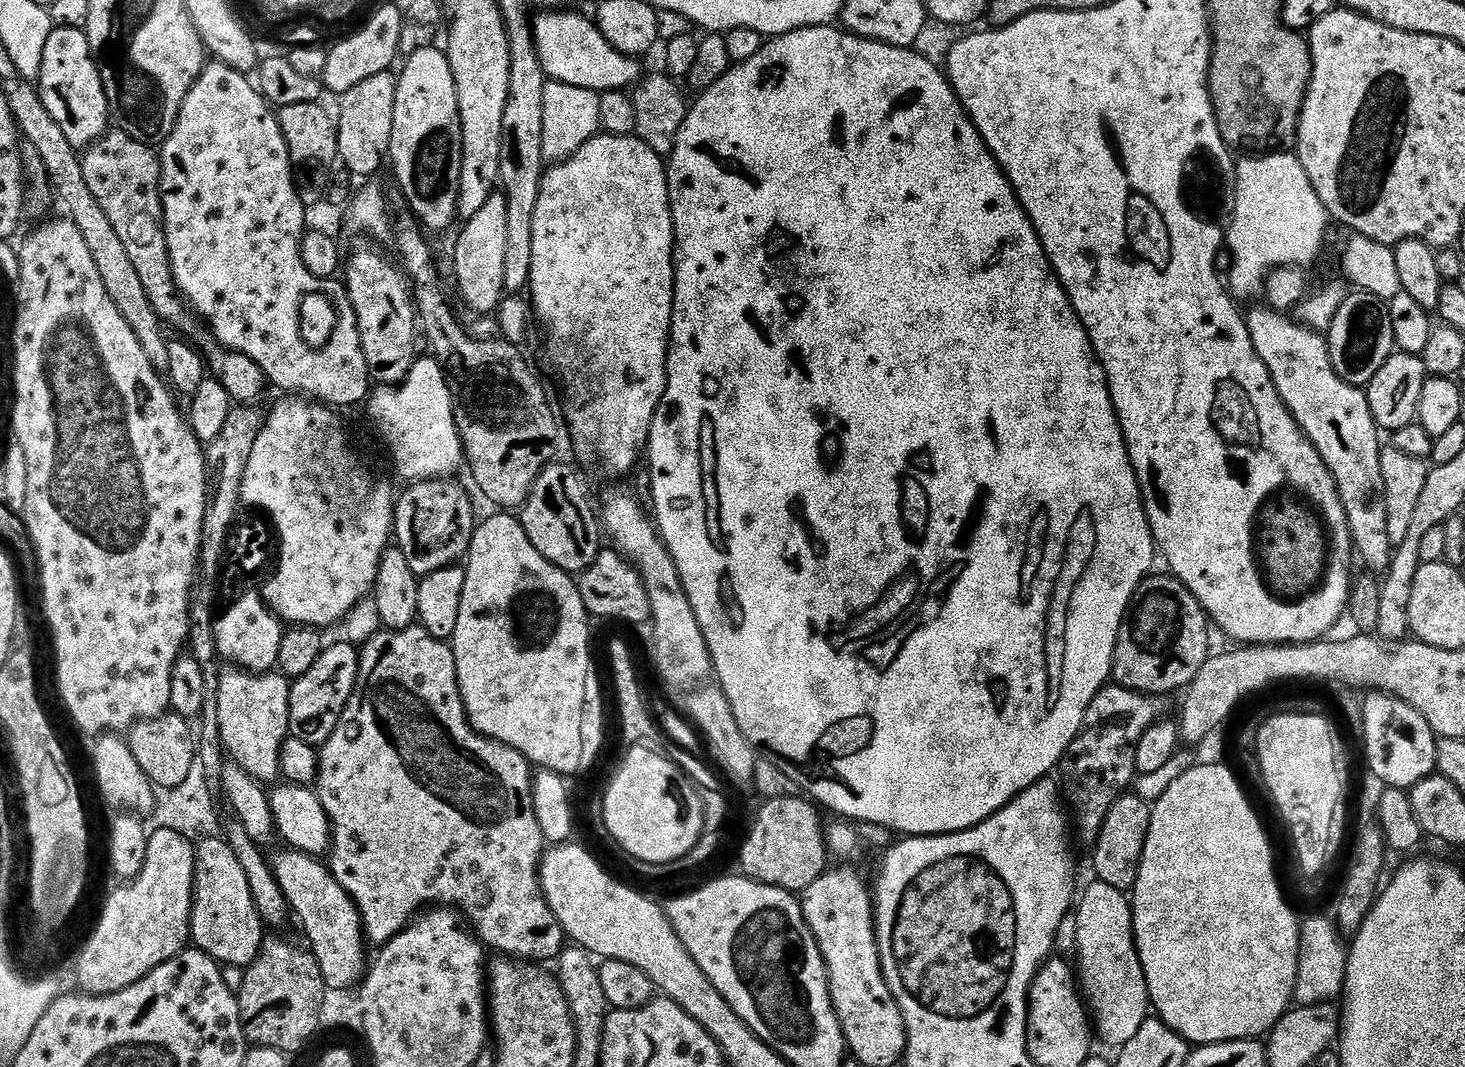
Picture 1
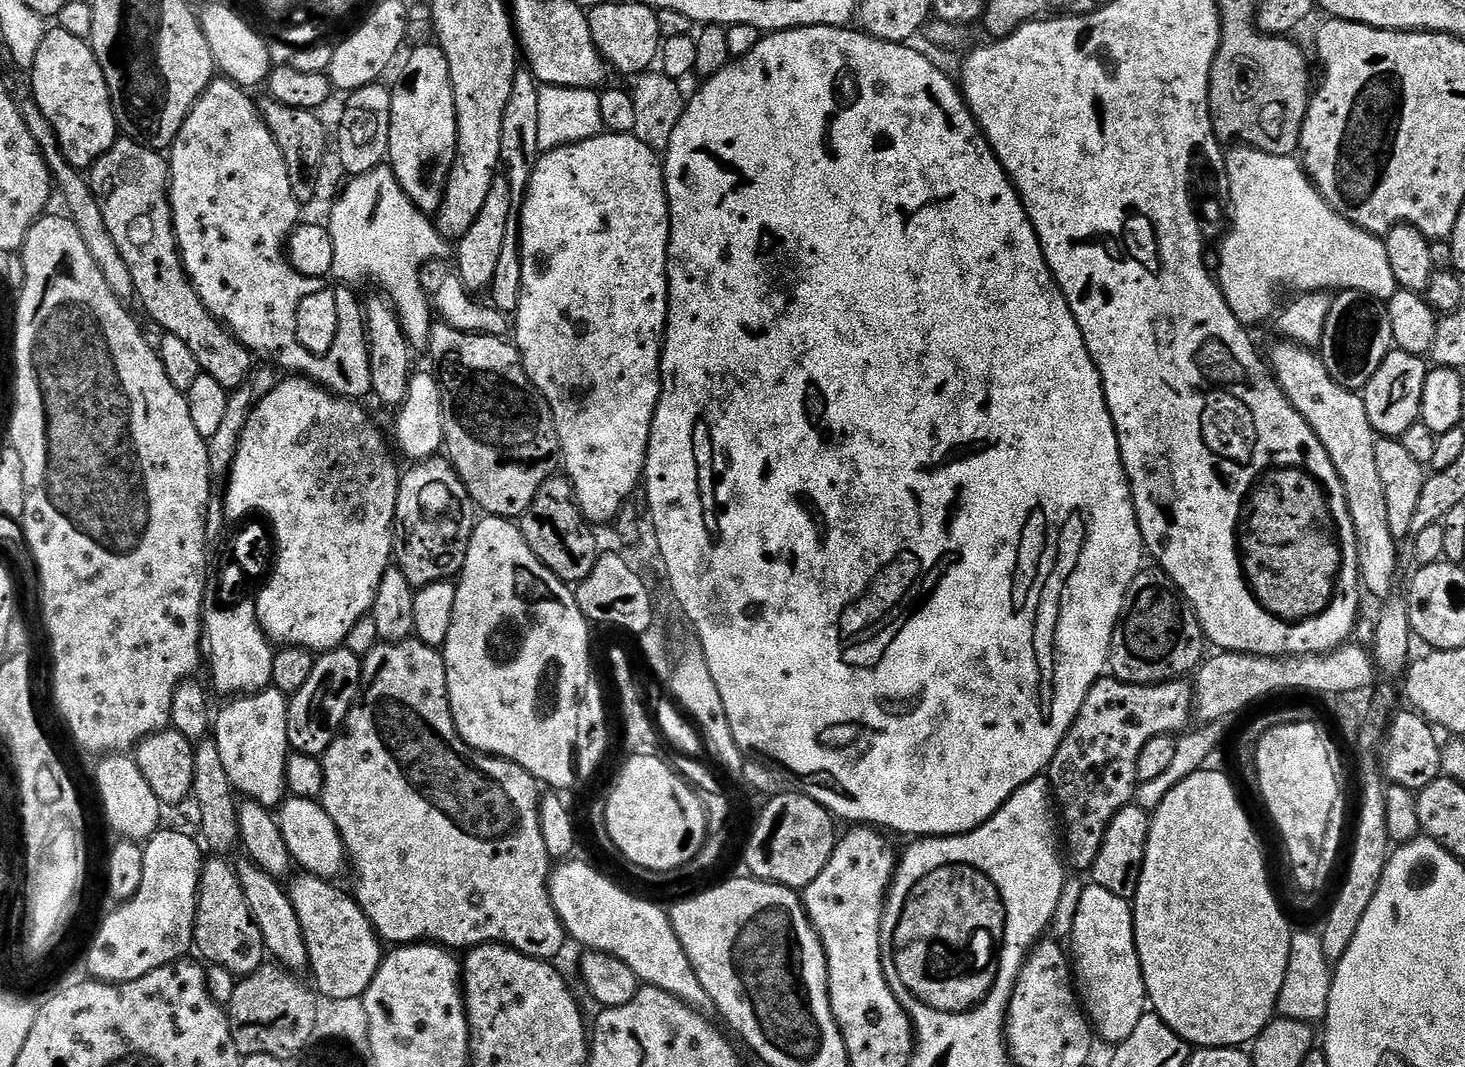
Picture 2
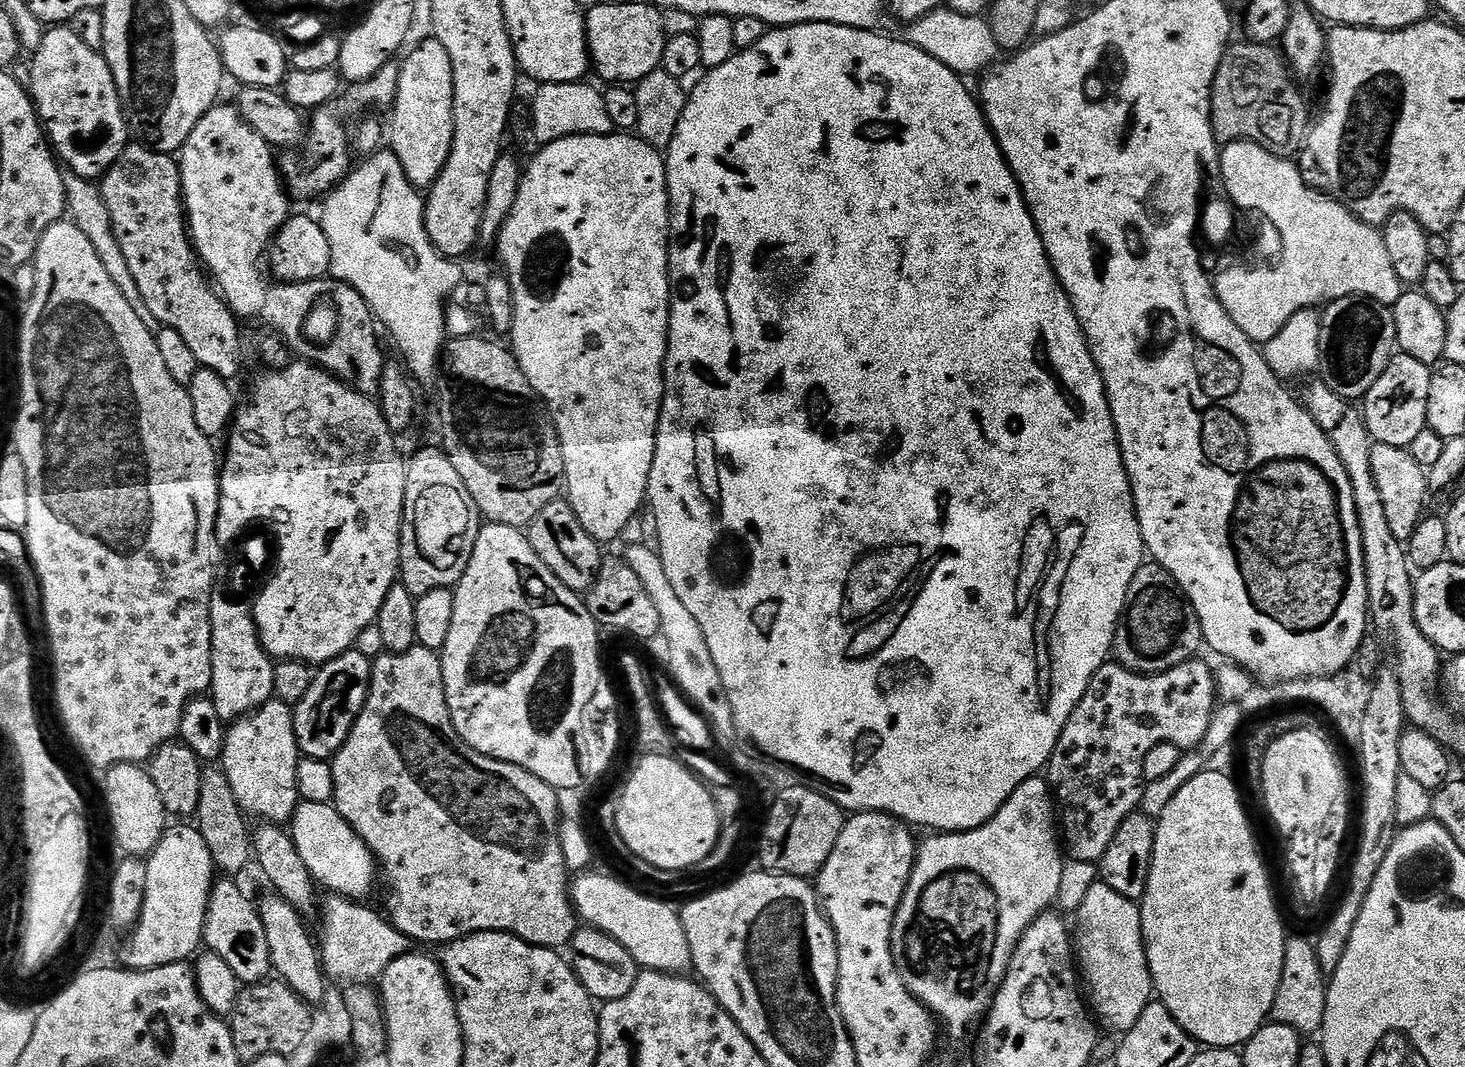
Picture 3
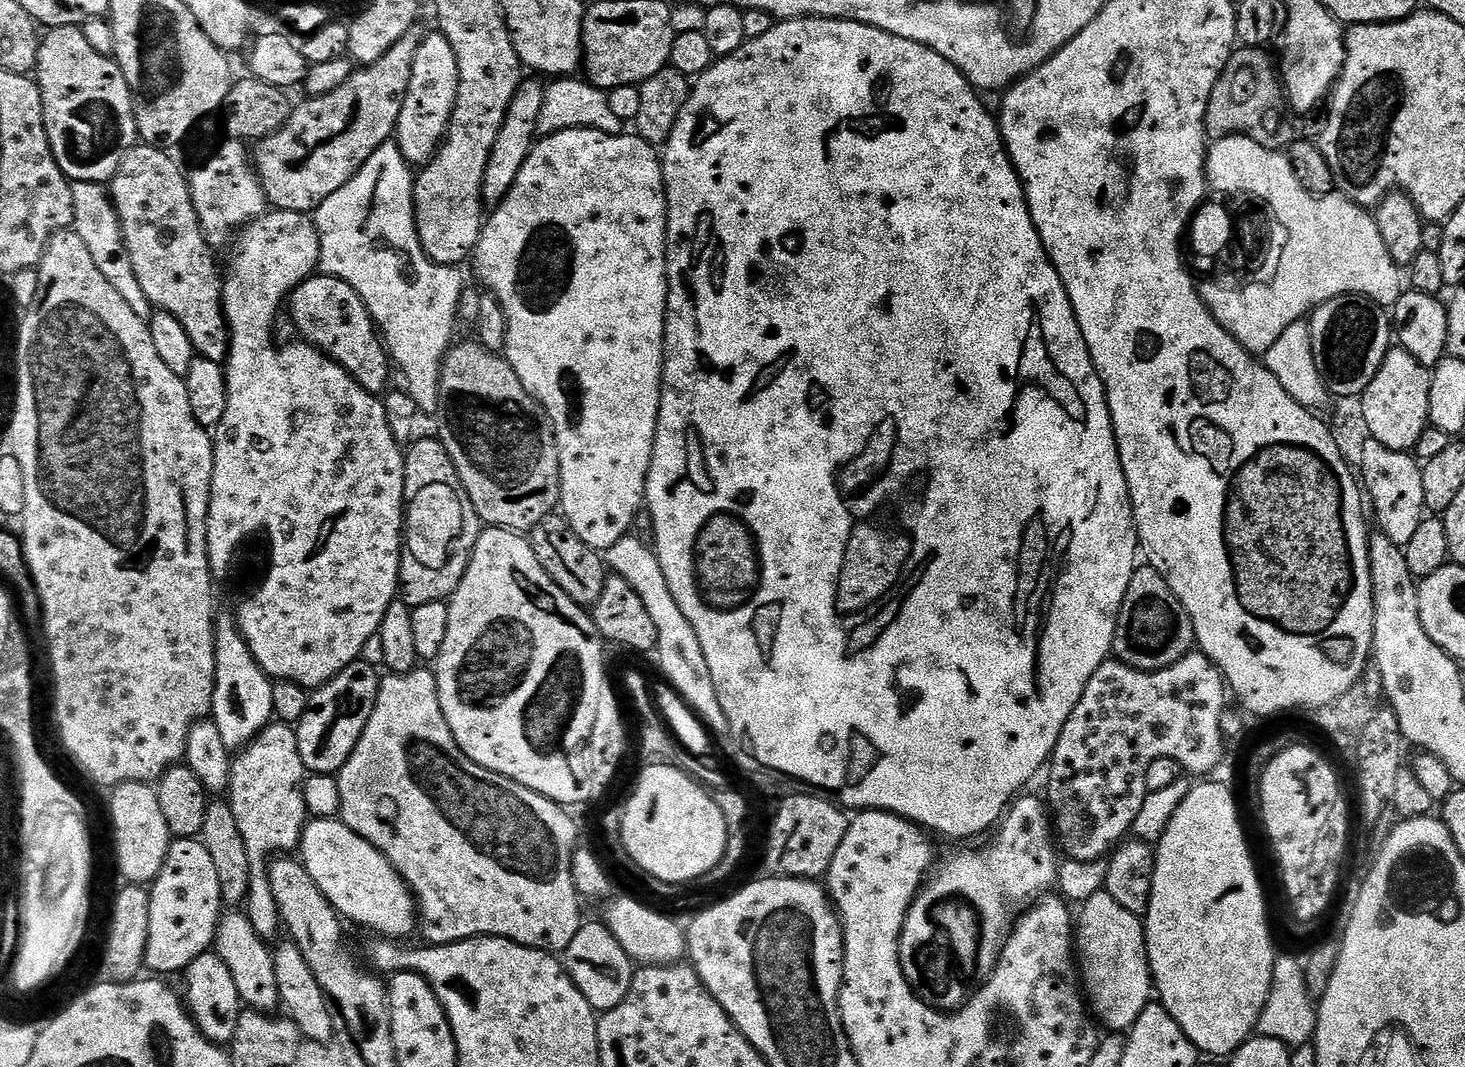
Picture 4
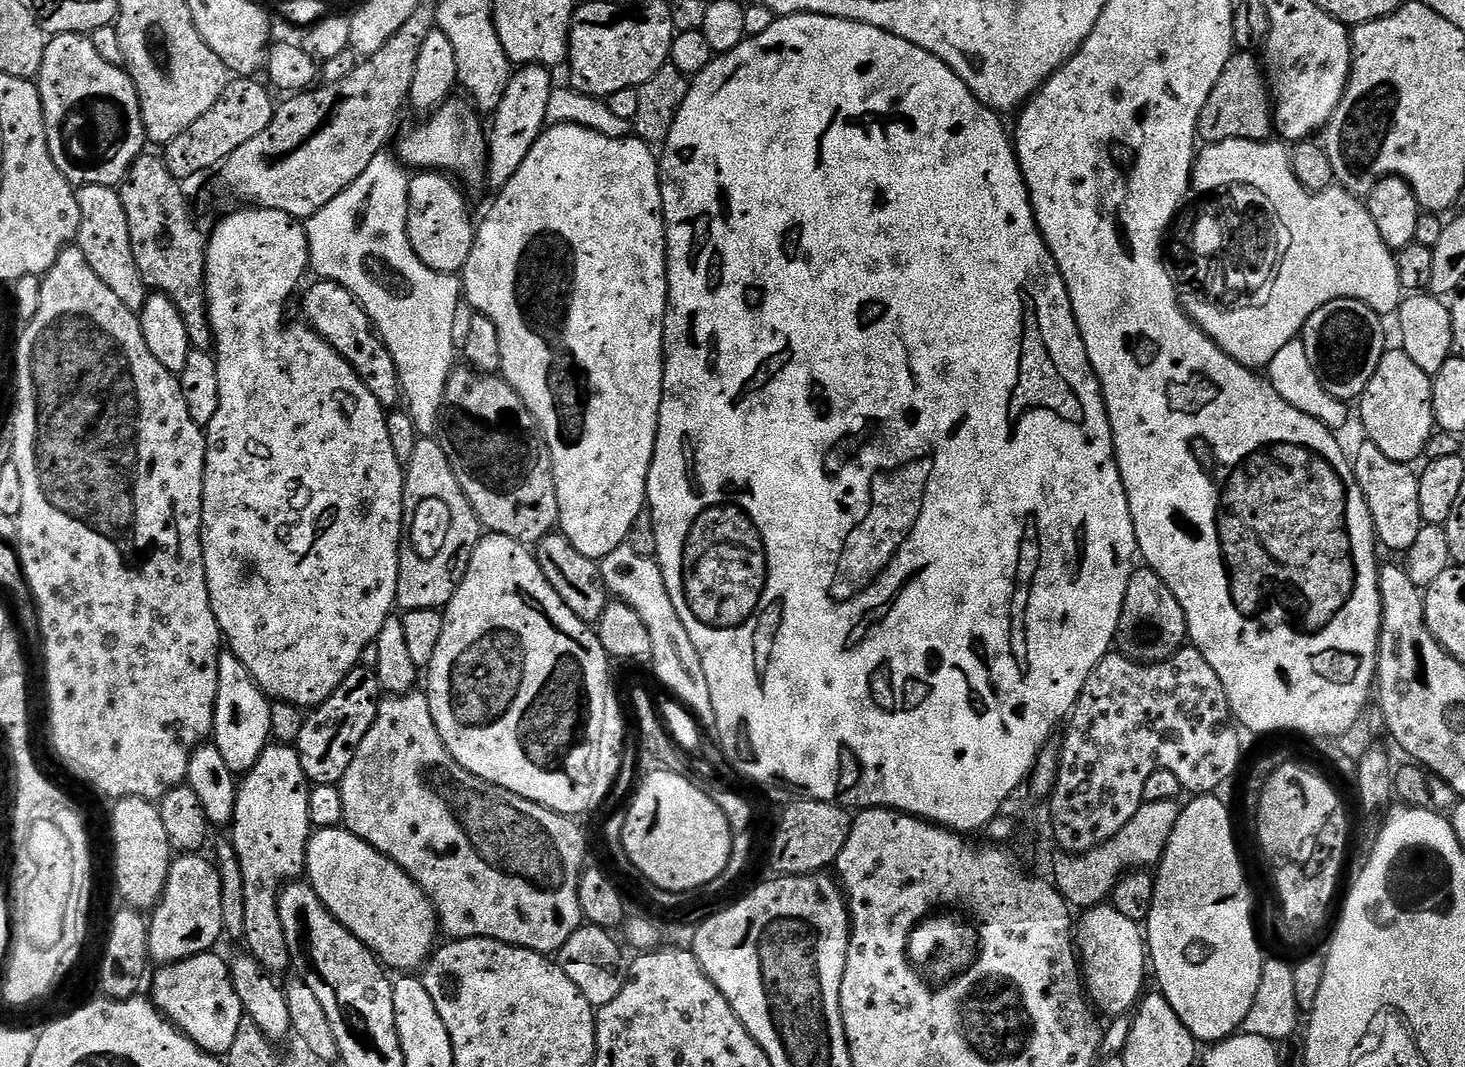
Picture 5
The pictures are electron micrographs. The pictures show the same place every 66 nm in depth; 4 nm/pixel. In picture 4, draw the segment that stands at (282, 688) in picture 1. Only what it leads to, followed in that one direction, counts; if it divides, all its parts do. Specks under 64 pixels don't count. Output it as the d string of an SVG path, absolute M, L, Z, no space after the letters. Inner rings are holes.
M283 722L268 724L232 761L226 800L237 819L249 855L246 915L254 930L265 938L271 937L271 932L281 927L280 911L268 881L268 865L270 858L277 854L288 854L300 847L300 837L304 835L304 825L309 819L302 787L305 779L306 769L302 754L298 754L296 729Z

